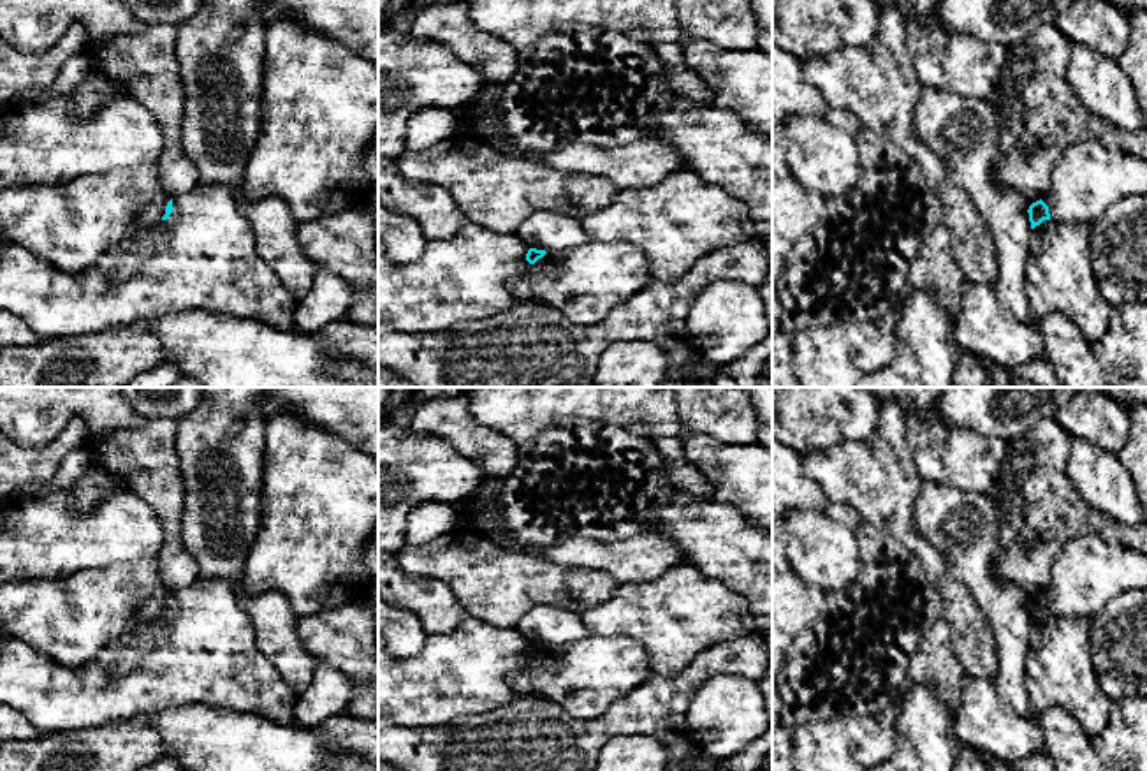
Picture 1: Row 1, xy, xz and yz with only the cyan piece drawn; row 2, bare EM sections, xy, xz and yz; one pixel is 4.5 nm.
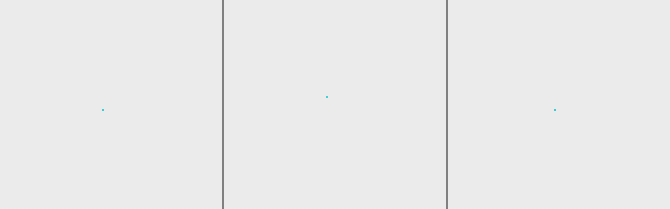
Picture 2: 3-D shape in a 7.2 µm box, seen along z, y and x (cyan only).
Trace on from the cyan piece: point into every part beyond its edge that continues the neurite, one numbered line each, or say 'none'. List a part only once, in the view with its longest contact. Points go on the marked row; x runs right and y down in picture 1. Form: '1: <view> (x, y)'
1: xy (204, 256)

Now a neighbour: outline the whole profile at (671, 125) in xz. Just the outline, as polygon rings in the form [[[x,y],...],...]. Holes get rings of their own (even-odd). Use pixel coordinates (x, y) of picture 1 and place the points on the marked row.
[[[700,106],[690,113],[674,109],[647,121],[653,137],[668,141],[684,158],[686,169],[704,181],[725,188],[741,201],[753,220],[756,239],[772,248],[772,141],[753,132],[734,111]]]

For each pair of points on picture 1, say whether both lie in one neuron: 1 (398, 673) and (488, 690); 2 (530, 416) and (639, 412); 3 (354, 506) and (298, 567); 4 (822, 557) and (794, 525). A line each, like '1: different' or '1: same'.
1: same
2: same
3: same
4: same

